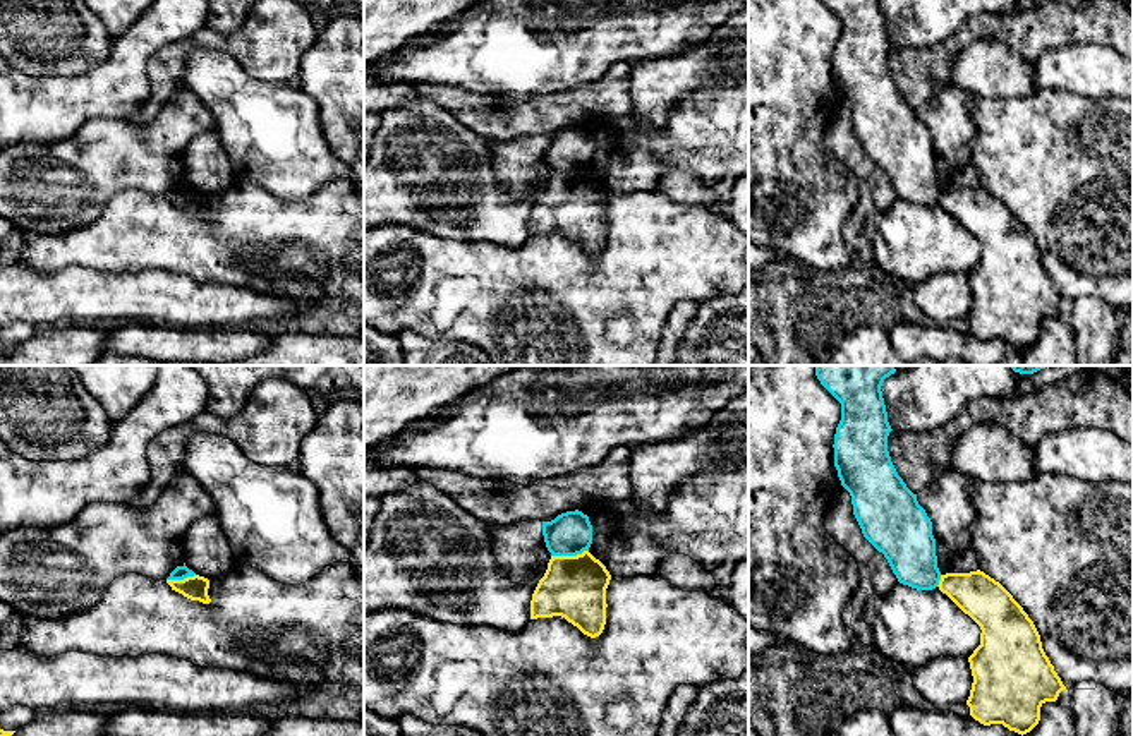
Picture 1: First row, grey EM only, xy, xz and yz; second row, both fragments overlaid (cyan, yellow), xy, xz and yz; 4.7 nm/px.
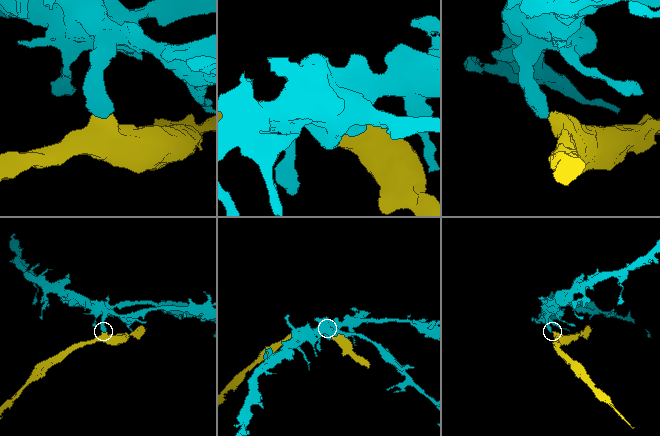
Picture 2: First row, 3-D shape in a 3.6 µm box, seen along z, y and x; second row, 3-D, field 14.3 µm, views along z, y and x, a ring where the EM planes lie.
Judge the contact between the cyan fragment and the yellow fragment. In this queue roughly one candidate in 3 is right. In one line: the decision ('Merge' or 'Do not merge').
Do not merge

